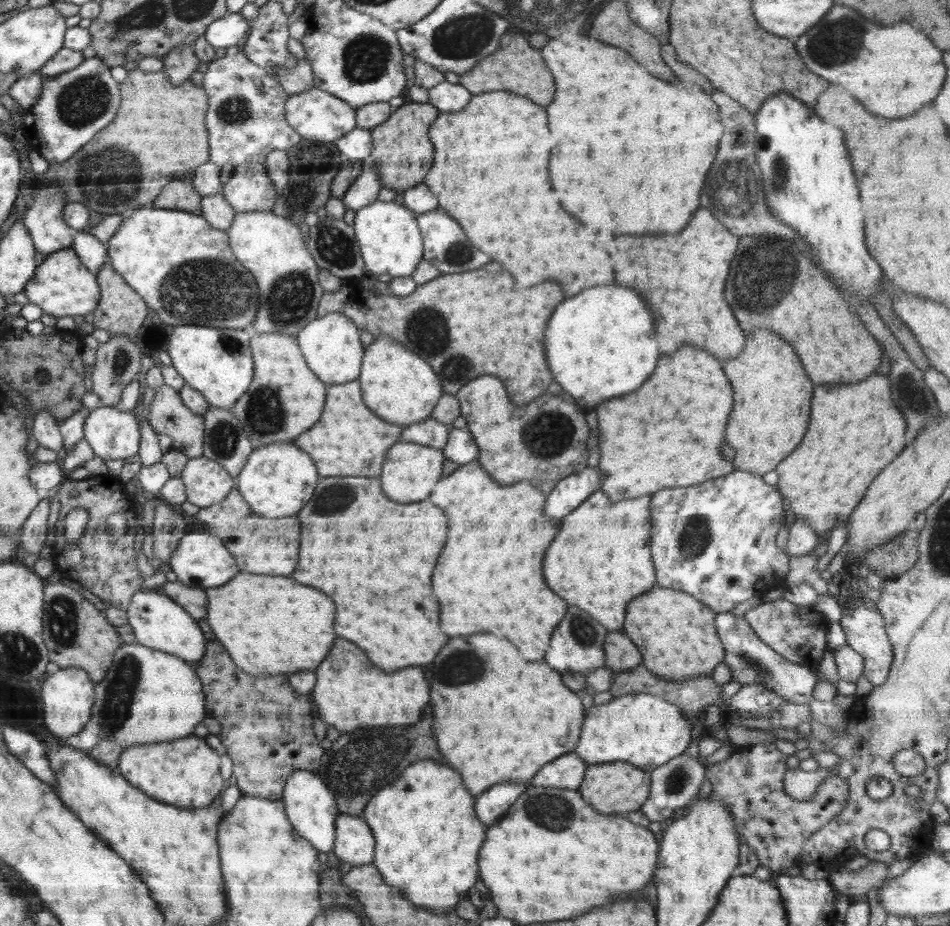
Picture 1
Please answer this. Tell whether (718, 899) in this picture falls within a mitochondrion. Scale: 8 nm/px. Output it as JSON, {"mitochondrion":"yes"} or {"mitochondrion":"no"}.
{"mitochondrion":"no"}

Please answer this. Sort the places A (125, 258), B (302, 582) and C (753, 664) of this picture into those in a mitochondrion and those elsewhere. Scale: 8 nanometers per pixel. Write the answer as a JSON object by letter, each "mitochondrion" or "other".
{"A":"other","B":"other","C":"mitochondrion"}

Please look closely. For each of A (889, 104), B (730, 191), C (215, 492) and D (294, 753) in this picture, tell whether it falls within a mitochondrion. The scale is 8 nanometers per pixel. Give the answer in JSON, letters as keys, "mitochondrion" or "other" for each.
{"A":"other","B":"mitochondrion","C":"other","D":"other"}

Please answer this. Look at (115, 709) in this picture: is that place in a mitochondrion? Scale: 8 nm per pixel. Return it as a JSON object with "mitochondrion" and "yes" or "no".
{"mitochondrion":"yes"}

